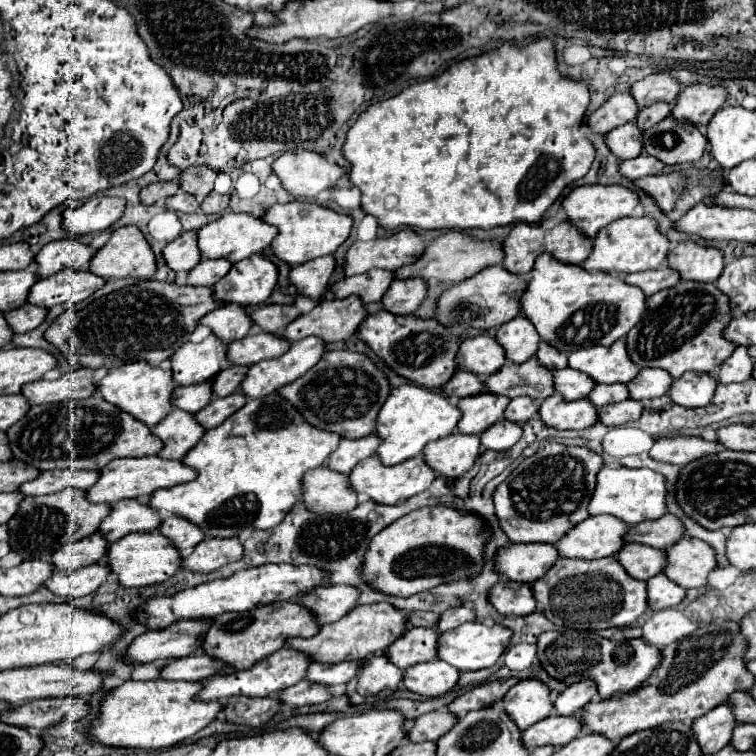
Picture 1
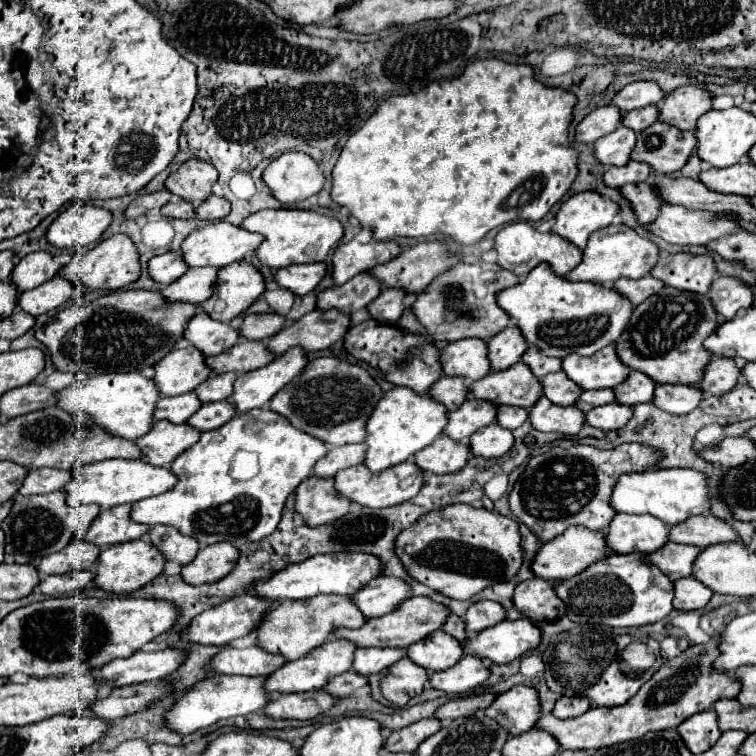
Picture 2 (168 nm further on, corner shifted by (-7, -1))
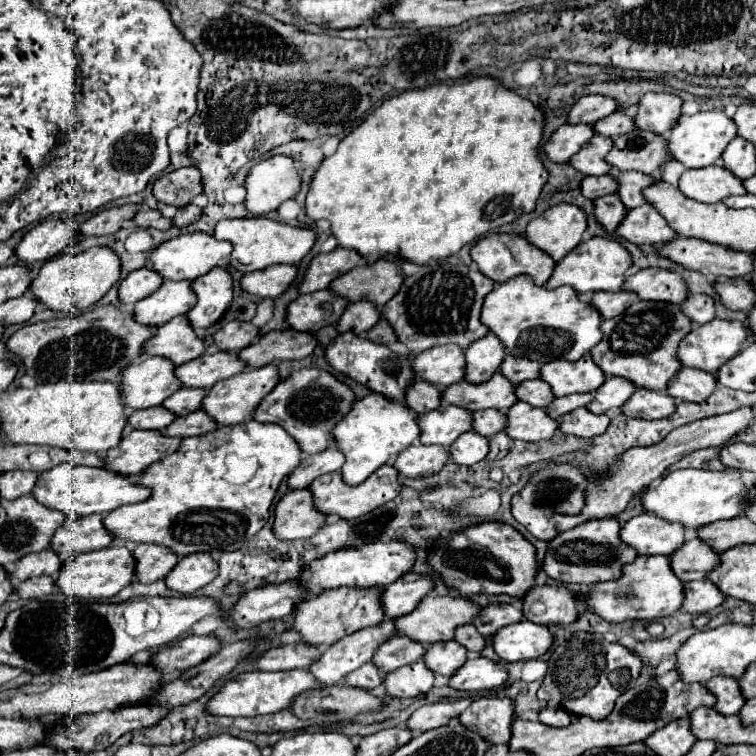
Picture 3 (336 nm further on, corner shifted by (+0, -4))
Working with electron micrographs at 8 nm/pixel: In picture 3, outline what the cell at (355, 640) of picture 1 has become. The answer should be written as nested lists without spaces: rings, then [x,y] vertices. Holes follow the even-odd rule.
[[[428,594],[420,606],[406,614],[406,616],[400,616],[396,620],[396,634],[406,634],[422,644],[434,644],[434,642],[448,642],[454,638],[454,630],[462,624],[470,624],[478,614],[482,612],[482,606],[468,600],[468,598],[462,598],[462,596],[436,596],[436,594]]]

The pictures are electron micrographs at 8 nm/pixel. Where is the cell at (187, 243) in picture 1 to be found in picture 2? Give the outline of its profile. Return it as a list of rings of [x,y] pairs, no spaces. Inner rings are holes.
[[[167,251],[149,261],[149,273],[157,283],[169,285],[177,281],[189,267],[185,267],[185,259],[181,259],[181,251]]]

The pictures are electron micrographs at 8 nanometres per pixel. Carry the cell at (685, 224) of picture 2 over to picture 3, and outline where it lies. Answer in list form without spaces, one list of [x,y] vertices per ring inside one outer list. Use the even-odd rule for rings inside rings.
[[[642,204],[634,210],[628,210],[622,222],[616,228],[616,234],[634,244],[666,244],[676,238],[674,230],[670,230],[668,222],[650,206]]]

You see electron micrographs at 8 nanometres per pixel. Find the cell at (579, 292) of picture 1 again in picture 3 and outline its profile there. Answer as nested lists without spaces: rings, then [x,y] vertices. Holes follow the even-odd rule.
[[[518,276],[498,284],[486,296],[480,318],[486,322],[488,330],[500,338],[506,354],[530,358],[542,364],[558,358],[576,362],[602,340],[602,318],[598,310],[580,302],[578,294],[570,286],[546,290],[544,286],[536,286],[528,276]]]

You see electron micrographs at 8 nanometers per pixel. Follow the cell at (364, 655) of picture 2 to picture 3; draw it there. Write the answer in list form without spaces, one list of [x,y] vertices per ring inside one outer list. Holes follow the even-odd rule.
[[[398,636],[398,638],[392,638],[386,644],[382,644],[378,648],[378,652],[374,654],[372,662],[376,666],[380,666],[384,672],[392,672],[400,666],[422,660],[424,654],[426,654],[424,644],[420,644],[408,636]]]

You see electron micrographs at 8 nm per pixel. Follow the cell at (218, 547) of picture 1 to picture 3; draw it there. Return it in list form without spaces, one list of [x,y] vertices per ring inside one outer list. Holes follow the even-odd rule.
[[[190,554],[182,558],[164,578],[166,586],[180,594],[194,594],[218,576],[218,562],[210,554]]]

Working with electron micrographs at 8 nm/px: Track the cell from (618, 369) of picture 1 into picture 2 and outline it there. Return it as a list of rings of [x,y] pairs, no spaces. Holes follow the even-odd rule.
[[[609,345],[591,357],[569,355],[563,359],[563,371],[581,389],[617,387],[631,373],[631,369],[617,359],[615,345]]]

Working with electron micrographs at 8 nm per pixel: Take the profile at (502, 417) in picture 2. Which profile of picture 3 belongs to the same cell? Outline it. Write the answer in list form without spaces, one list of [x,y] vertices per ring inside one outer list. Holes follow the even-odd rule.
[[[478,410],[472,412],[472,430],[478,432],[480,436],[492,436],[506,426],[506,416],[500,410]]]

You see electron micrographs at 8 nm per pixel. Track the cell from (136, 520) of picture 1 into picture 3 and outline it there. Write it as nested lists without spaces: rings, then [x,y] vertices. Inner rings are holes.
[[[100,514],[94,516],[86,516],[86,518],[68,518],[52,536],[50,540],[50,548],[56,554],[64,554],[66,552],[92,552],[92,550],[100,550],[112,544],[110,534],[106,534],[106,528],[102,526],[102,518]]]

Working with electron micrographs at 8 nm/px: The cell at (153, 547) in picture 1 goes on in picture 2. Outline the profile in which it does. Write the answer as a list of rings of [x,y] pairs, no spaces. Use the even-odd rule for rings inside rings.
[[[145,539],[111,545],[111,547],[103,549],[99,555],[99,561],[95,567],[97,575],[95,575],[93,583],[111,593],[133,593],[133,591],[139,591],[141,587],[145,587],[147,583],[151,583],[155,577],[159,577],[165,569],[165,563],[167,563],[167,559],[161,555],[161,551],[157,551],[157,547],[153,547],[153,543],[149,543]]]

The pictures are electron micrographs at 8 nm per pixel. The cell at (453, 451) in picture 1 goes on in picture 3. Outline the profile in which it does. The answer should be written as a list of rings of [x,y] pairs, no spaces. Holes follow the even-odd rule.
[[[410,446],[410,450],[402,450],[394,460],[394,468],[398,470],[400,478],[426,478],[446,464],[448,450],[442,446]]]

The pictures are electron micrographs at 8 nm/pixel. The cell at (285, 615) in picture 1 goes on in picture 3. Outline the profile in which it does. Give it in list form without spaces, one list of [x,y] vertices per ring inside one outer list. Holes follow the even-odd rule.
[[[344,586],[342,590],[326,590],[318,596],[308,598],[298,604],[298,610],[296,610],[296,616],[292,622],[292,630],[300,632],[304,636],[306,644],[326,648],[330,644],[338,642],[340,638],[344,638],[346,634],[354,634],[362,628],[376,626],[378,622],[382,622],[386,618],[386,614],[380,604],[380,594],[382,594],[382,588],[350,590]]]

